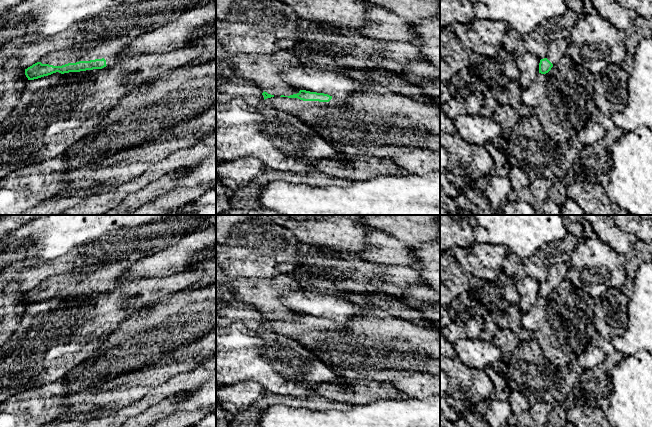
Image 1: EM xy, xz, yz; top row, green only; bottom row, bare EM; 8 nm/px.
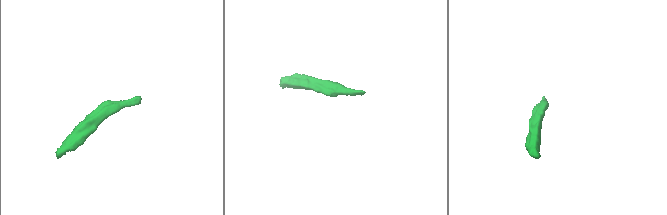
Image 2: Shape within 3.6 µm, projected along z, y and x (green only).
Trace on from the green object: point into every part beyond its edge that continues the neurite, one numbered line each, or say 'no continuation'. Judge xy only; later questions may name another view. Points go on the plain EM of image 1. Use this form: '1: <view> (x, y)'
1: xy (110, 272)

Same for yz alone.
1: yz (557, 273)

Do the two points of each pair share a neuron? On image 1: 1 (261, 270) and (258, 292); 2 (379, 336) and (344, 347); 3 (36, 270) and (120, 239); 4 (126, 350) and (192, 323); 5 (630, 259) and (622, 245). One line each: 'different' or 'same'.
1: different
2: same
3: same
4: same
5: different

